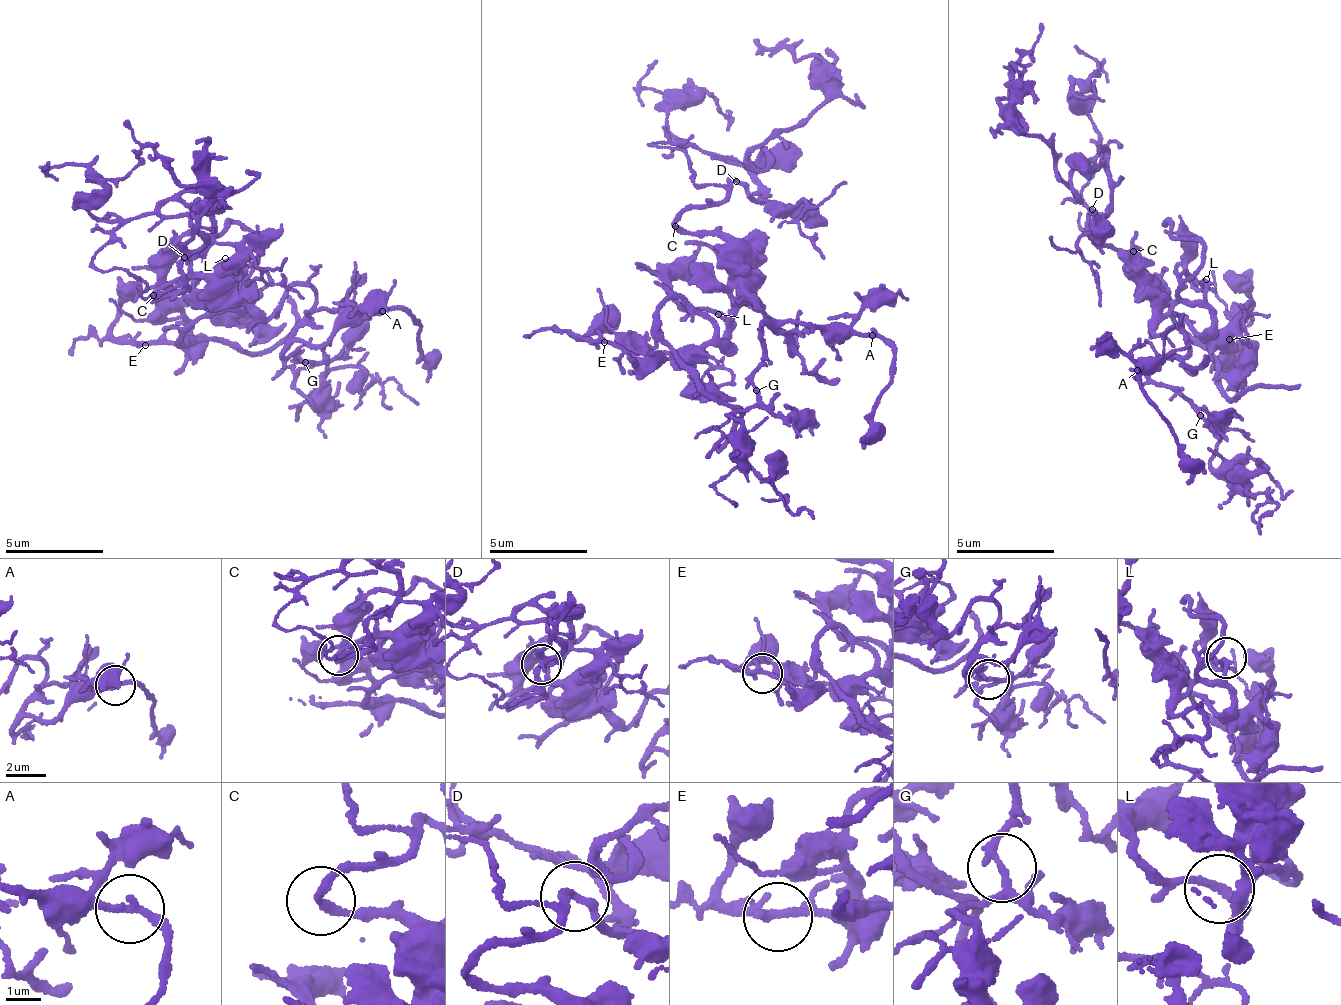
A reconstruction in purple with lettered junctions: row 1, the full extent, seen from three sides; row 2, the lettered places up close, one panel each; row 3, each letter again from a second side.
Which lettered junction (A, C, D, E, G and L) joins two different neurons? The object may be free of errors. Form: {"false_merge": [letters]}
{"false_merge": []}

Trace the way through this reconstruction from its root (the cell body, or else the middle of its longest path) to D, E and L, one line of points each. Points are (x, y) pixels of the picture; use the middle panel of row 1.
D: (734, 261), (718, 236), (694, 231), (681, 225), (679, 218), (692, 206), (714, 205), (737, 179)
E: (734, 261), (729, 342), (674, 297), (662, 304), (652, 356), (618, 353), (604, 342)
L: (734, 261), (727, 287), (734, 325), (721, 321), (718, 314)

